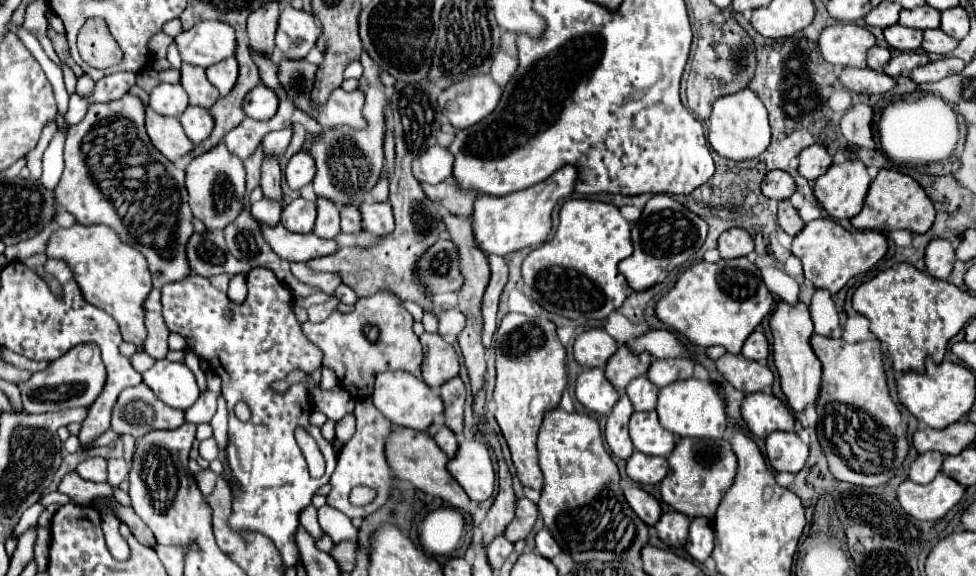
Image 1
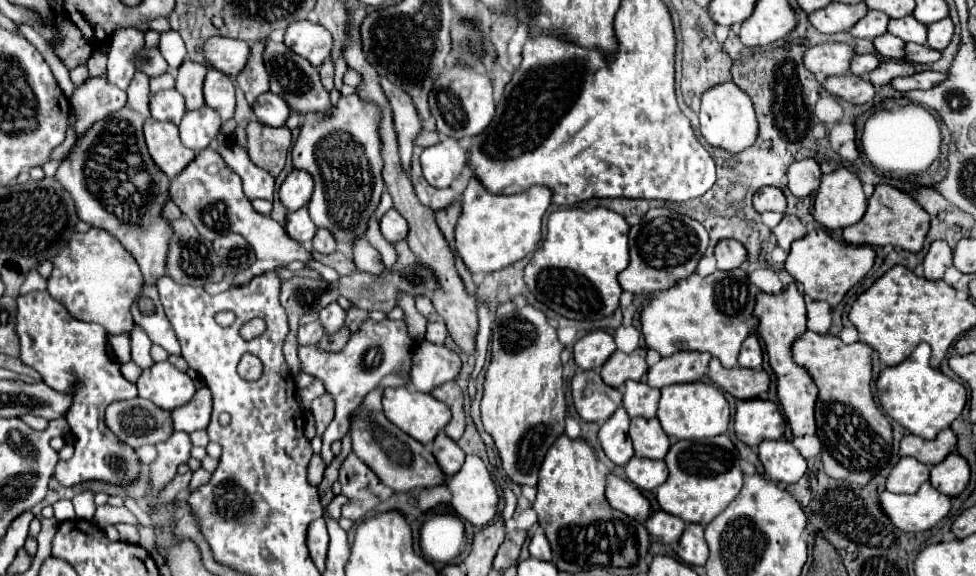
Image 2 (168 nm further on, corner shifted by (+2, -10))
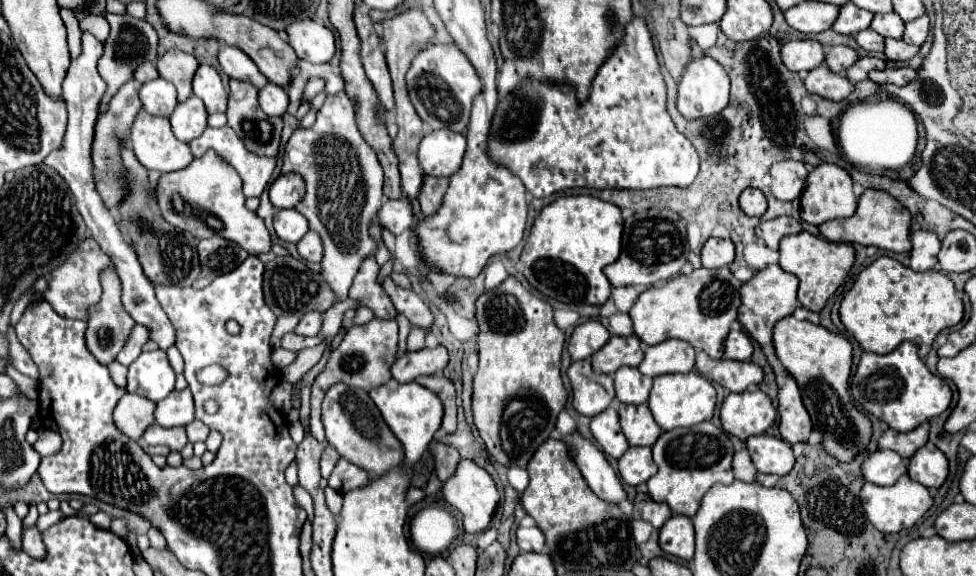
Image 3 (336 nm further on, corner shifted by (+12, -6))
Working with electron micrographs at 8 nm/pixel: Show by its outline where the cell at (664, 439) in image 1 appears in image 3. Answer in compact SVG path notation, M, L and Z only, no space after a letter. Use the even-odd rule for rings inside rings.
M618 404L622 432L630 446L652 446L660 436L660 426L652 420L648 404Z

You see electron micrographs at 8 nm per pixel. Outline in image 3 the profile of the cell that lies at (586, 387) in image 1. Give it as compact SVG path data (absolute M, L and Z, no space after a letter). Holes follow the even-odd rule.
M590 360L572 362L568 368L568 378L572 382L574 408L584 416L596 416L612 404L614 384L610 374L596 374Z

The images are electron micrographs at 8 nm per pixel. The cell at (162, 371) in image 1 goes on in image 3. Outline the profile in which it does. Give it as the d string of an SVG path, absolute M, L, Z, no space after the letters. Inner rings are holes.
M164 350L142 352L128 366L128 386L130 394L144 396L152 402L160 402L174 390L174 370L168 364Z

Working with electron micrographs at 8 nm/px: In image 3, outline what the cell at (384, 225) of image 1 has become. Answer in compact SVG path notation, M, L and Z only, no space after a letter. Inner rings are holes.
M402 196L396 200L386 200L378 212L378 222L396 236L408 230L416 222L410 198Z

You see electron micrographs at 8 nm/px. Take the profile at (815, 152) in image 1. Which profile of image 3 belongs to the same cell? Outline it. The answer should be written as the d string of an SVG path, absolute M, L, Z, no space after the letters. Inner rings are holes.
M784 160L770 168L770 176L772 176L770 184L772 194L782 202L792 202L802 194L808 172L804 168L804 162Z

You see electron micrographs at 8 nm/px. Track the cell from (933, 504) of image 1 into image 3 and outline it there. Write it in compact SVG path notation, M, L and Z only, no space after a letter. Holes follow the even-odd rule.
M904 474L892 486L876 486L876 484L866 482L860 490L860 502L868 520L880 532L900 532L902 528L912 528L916 520L924 516L924 512L932 506L932 496L922 484L916 484L912 478Z

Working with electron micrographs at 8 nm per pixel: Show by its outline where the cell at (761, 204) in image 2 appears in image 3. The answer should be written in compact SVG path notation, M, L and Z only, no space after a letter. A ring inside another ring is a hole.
M746 188L742 194L740 194L740 208L744 210L746 216L762 216L768 208L766 204L766 196L756 190L756 188Z

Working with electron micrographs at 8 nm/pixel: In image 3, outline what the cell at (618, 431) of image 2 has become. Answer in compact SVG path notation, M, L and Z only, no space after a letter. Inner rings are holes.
M606 408L598 416L594 416L590 430L592 430L594 438L598 440L598 444L602 446L604 454L608 454L612 458L620 458L630 446L626 436L620 430L618 412L614 408Z

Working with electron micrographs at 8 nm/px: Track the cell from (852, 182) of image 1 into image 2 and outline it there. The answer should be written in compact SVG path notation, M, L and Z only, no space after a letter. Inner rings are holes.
M848 168L824 174L816 196L810 196L810 212L828 230L860 222L866 212L862 182Z

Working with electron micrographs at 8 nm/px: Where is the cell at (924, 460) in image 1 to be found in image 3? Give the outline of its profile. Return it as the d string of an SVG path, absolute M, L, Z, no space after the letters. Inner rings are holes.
M876 450L862 462L862 476L866 482L878 486L892 486L906 474L906 460L892 450Z

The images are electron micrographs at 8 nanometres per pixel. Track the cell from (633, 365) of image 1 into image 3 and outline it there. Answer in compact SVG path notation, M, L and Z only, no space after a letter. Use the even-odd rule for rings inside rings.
M612 336L596 356L592 356L592 368L602 374L614 374L622 366L638 366L644 358L642 342L638 336Z

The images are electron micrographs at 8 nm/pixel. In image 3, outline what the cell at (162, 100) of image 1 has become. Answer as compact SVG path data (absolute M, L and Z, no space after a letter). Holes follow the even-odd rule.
M156 78L152 82L146 82L140 90L140 100L142 100L146 112L160 114L164 118L168 118L178 104L174 84L166 82L164 78Z

